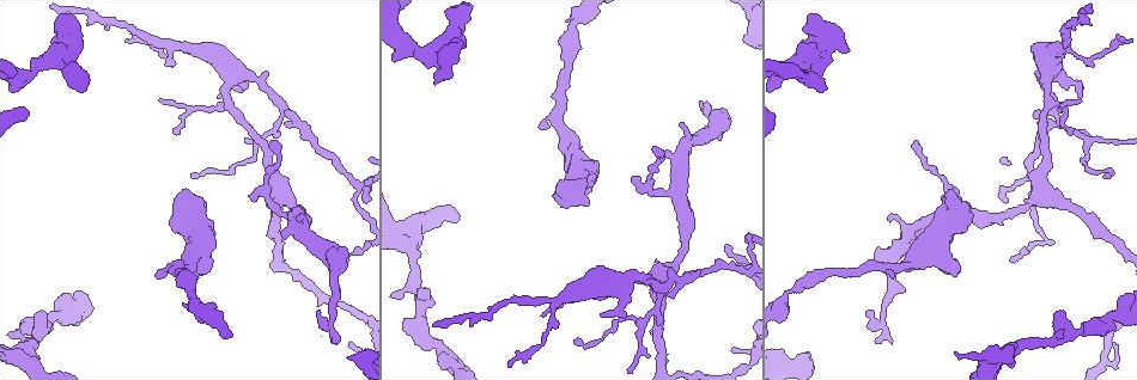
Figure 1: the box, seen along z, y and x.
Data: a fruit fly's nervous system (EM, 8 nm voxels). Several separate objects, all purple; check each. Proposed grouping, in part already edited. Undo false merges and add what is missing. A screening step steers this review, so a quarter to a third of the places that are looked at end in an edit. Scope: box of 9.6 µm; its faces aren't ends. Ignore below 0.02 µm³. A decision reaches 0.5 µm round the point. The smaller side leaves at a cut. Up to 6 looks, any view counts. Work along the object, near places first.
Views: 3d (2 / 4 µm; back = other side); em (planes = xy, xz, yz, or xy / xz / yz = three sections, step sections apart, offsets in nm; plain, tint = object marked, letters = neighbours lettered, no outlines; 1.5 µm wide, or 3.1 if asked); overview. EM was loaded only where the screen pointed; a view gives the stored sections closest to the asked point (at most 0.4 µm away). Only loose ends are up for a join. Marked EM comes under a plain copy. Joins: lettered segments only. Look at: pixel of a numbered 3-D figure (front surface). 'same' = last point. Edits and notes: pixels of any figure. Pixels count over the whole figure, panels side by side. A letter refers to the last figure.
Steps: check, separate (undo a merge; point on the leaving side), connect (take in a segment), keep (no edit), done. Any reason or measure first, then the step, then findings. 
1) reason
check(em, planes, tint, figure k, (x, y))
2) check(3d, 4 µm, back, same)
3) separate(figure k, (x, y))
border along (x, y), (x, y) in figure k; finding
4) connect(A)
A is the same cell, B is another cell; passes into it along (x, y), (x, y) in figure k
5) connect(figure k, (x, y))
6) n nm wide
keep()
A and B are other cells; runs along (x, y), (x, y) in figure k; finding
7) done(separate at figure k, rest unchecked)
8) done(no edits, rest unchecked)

a narrow waist
check(em, yz, step 4, tint, figure 1, (188, 296))

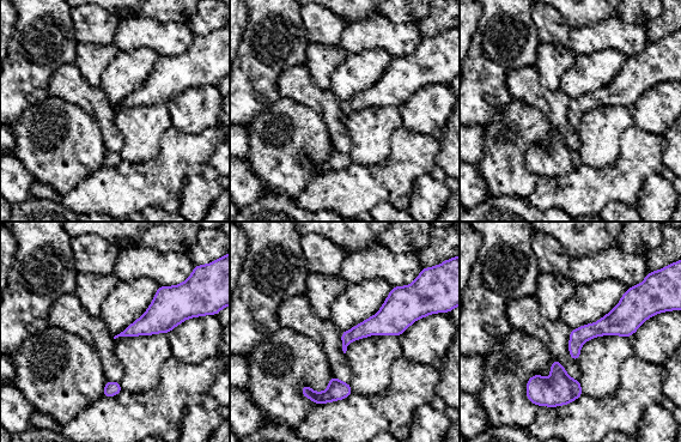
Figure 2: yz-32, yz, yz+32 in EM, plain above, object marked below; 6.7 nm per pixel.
check(em, planes, tint, same)

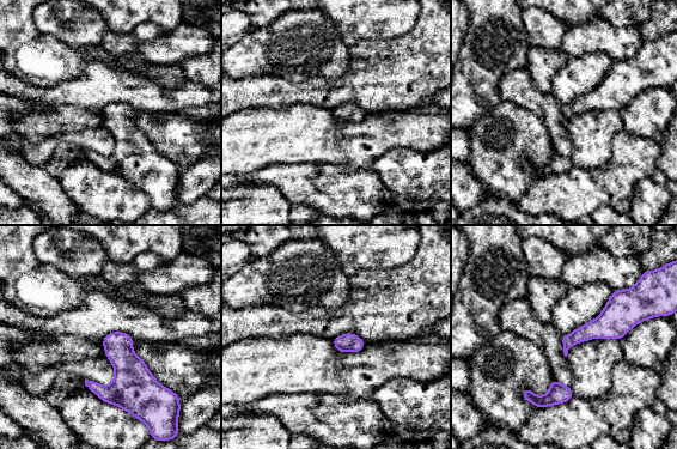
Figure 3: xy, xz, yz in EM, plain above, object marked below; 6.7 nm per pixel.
see the neighbours
check(em, planes, letters, same)

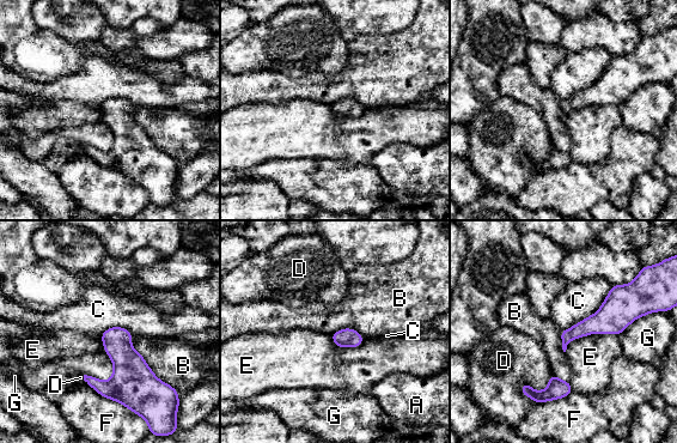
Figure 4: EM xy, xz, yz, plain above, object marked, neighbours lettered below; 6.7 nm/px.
keep()
A, B, C, D, E, F and G are other cells; border along (330, 335), (340, 347), (364, 339) in figure 4; continuous, no second neuron

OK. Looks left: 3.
an open end
check(em, yz, step 4, letters, figure 1, (157, 270))

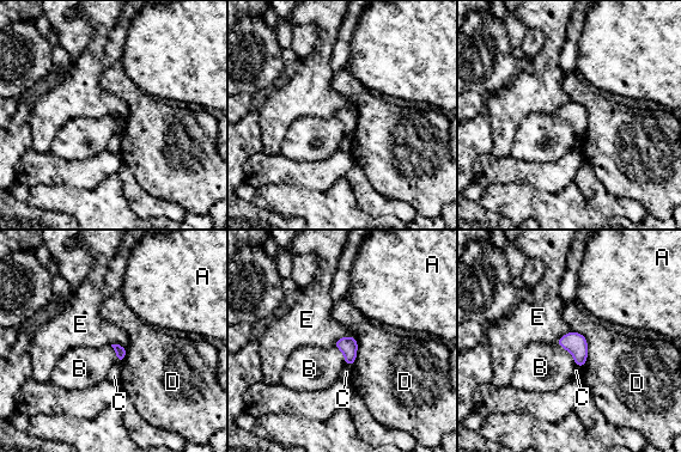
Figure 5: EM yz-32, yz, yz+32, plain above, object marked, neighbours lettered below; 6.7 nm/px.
cut it another way
check(em, planes, letters, same)

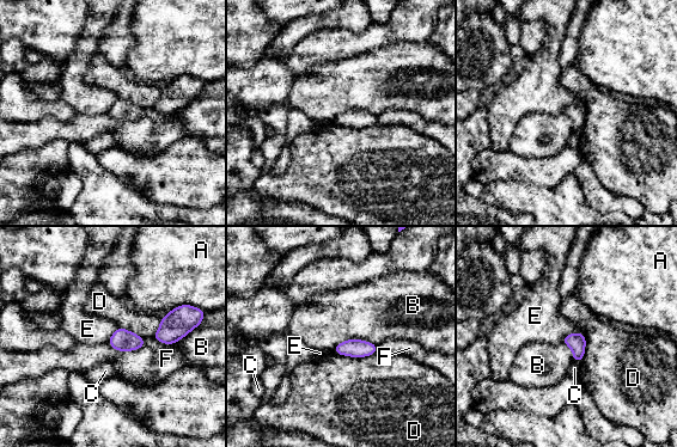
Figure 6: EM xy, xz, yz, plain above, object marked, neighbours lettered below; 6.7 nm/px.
B touches over 300 nm
keep()
A, B, C, D, E and F are other cells; border along (583, 332), (569, 332), (561, 341) in figure 6; no lettered segment goes on from it

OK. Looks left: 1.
done(no edits, rest unchecked)

